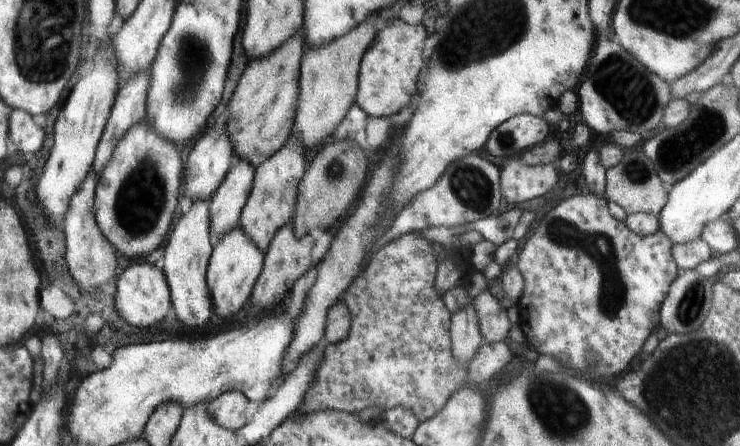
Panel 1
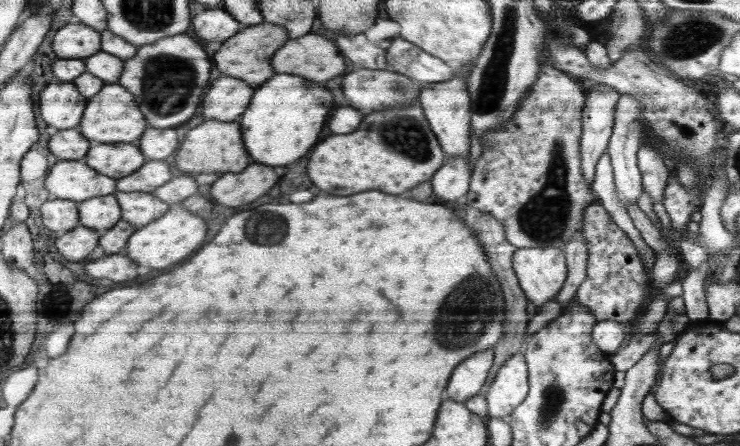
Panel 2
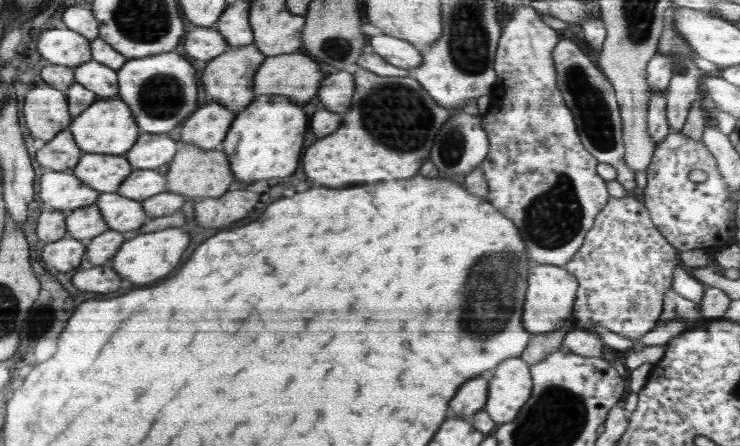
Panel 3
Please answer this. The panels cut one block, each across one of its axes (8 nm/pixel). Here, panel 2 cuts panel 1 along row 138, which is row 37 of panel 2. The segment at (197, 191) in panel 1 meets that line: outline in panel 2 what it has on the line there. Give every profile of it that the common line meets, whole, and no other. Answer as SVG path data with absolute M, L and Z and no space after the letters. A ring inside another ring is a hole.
M224 8L196 9L200 14L192 18L194 32L203 44L210 42L224 43L240 31L241 24L234 20L231 13Z

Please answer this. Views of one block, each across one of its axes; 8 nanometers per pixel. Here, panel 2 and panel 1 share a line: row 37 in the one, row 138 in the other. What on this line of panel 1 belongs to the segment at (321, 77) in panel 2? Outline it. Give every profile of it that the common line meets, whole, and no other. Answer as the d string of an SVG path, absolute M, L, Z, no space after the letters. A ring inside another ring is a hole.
M374 12L346 35L334 39L328 45L305 50L299 65L299 100L292 133L301 137L307 150L333 134L336 126L341 124L348 110L356 103L359 67L366 50L378 34L378 18L378 12Z

